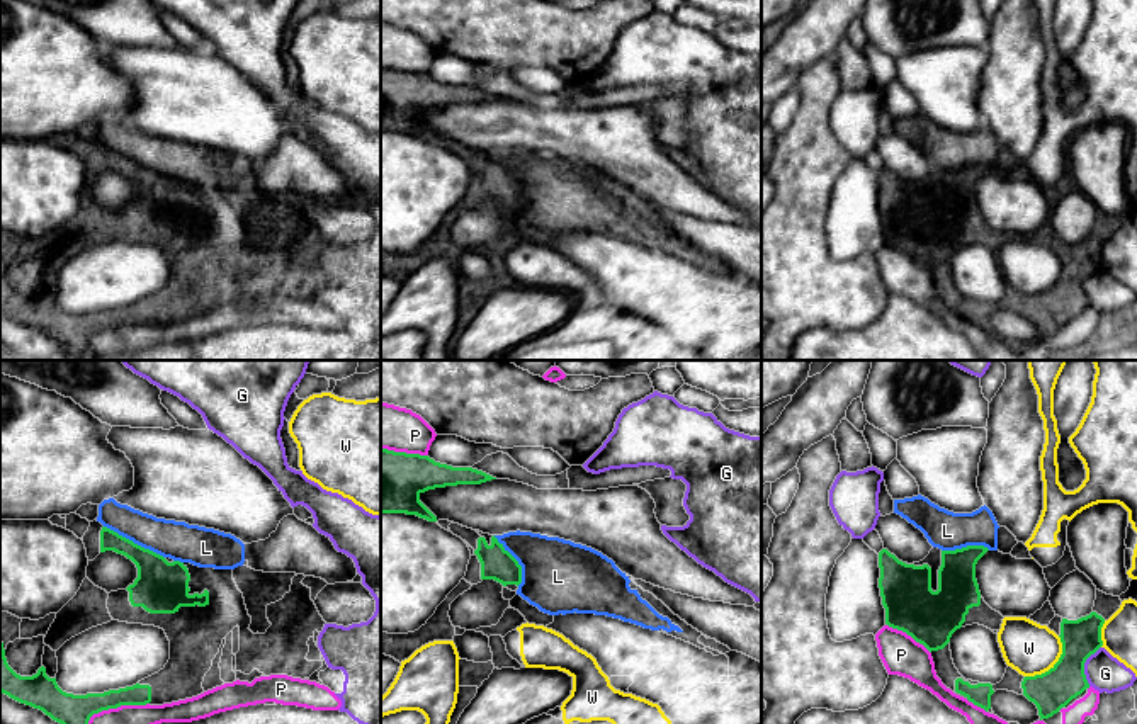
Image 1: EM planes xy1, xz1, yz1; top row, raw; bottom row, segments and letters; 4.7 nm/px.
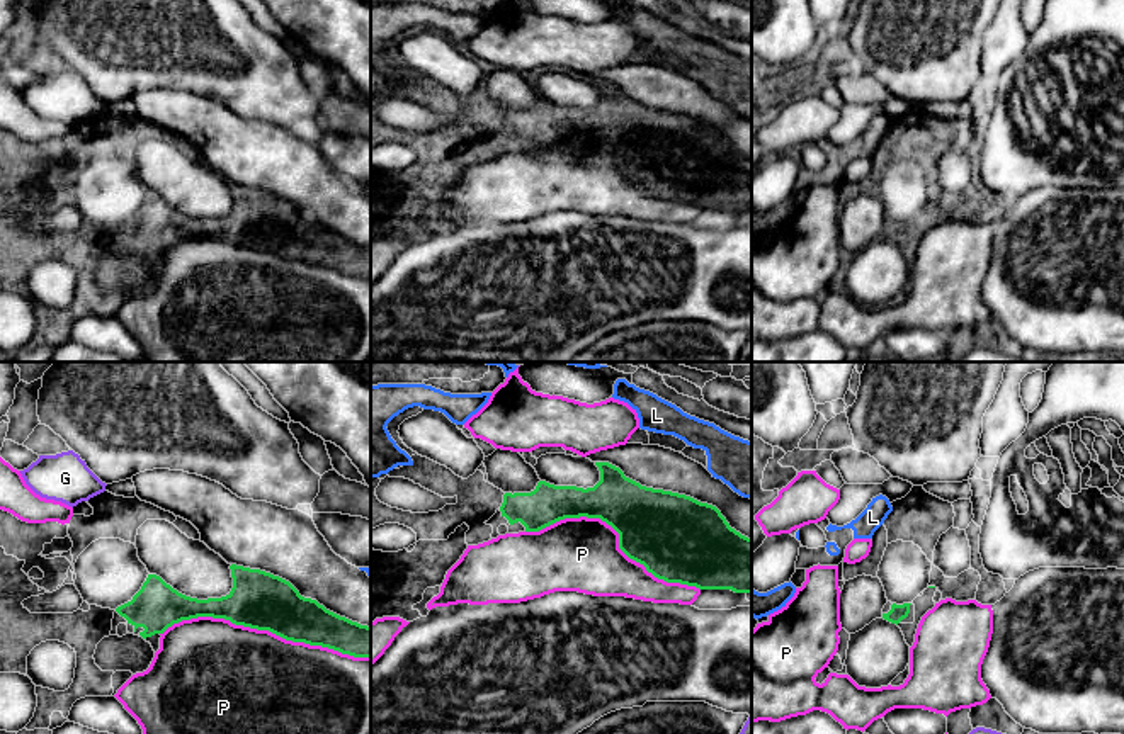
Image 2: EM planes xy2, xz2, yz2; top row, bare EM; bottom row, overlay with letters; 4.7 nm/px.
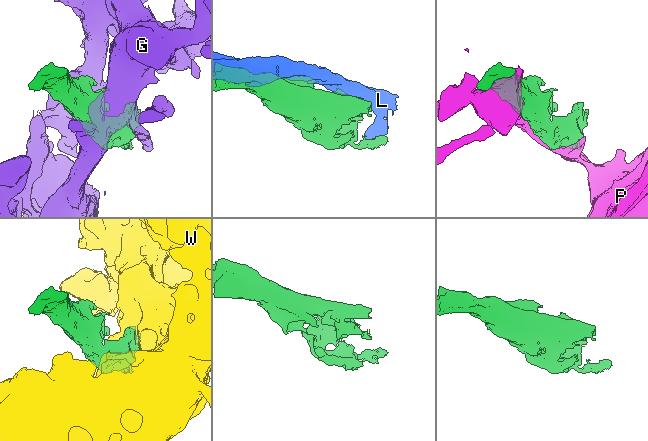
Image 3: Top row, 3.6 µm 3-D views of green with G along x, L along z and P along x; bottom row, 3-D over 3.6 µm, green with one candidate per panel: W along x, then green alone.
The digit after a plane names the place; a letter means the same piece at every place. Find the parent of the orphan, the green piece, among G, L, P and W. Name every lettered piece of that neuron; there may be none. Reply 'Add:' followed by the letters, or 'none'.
Add: none

